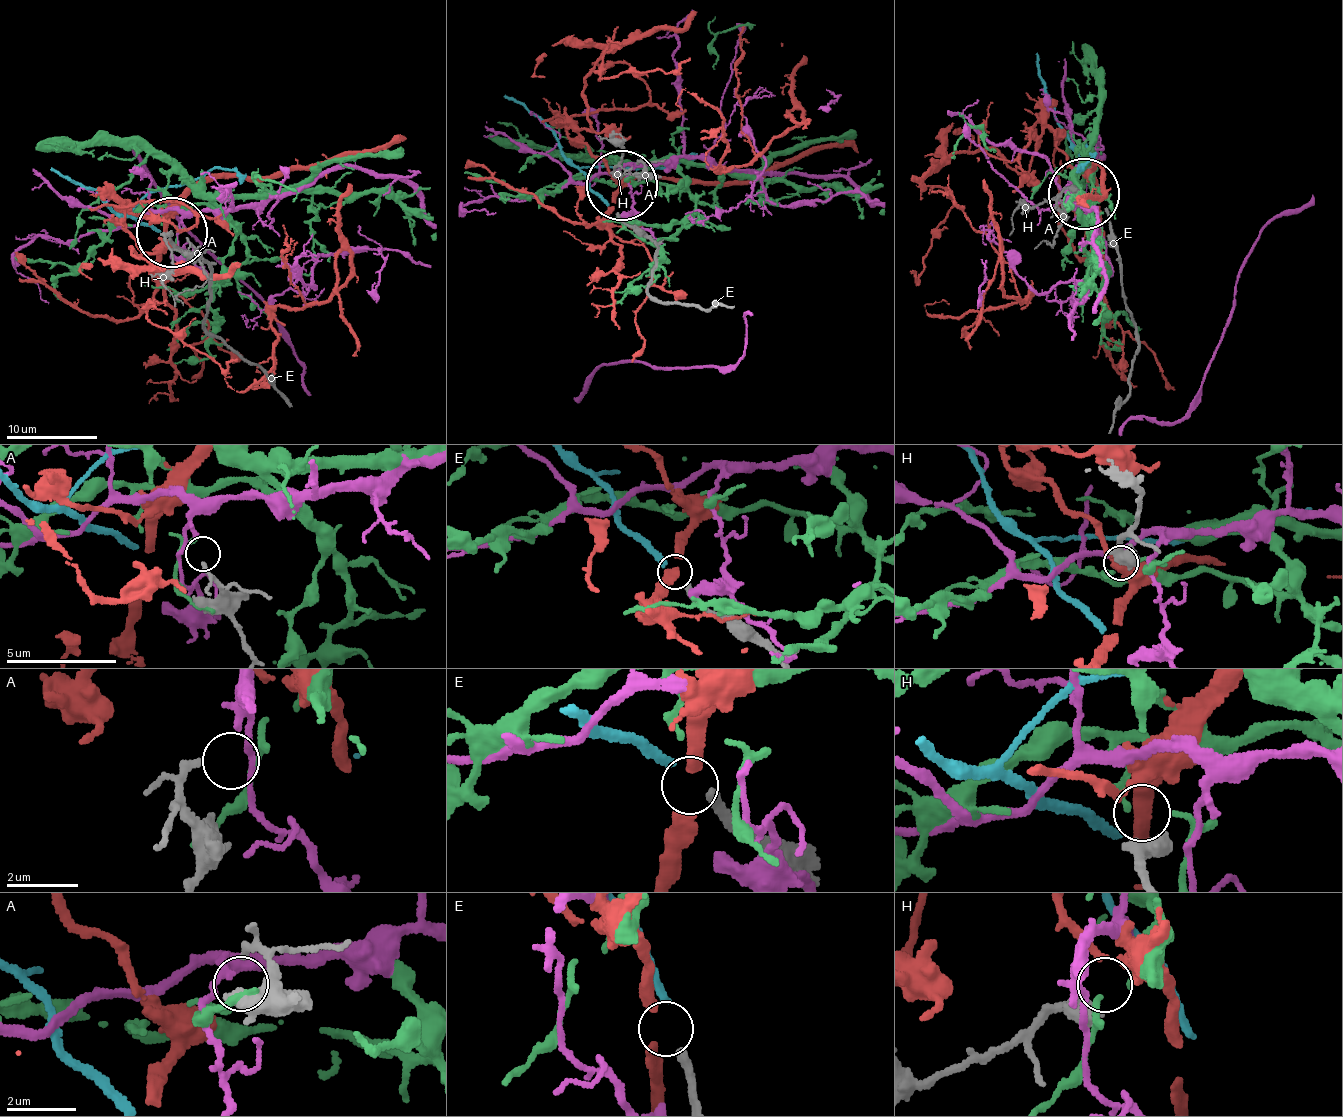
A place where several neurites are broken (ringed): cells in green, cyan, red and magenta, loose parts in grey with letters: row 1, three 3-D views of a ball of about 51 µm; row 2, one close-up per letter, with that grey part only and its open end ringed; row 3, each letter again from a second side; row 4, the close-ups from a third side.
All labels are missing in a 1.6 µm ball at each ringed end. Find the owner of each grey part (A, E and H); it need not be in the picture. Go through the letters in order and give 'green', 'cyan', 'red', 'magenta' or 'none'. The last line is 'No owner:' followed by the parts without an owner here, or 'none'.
A: magenta
E: cyan
H: red
No owner: none

